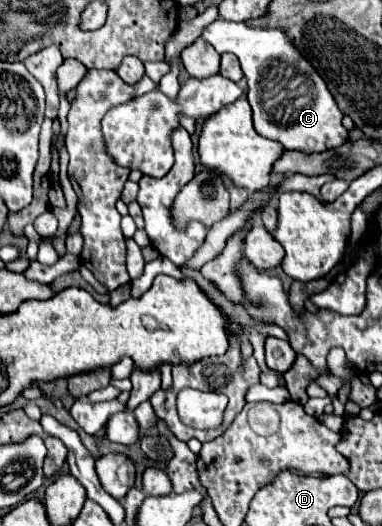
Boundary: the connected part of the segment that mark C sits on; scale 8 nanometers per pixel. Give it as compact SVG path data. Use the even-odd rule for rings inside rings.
M224 19L212 21L200 35L204 41L214 45L218 53L234 53L240 63L242 71L248 81L248 101L254 111L254 129L258 135L282 143L286 149L292 151L304 151L304 153L320 153L328 151L334 147L340 147L348 131L342 125L342 111L338 109L334 97L330 95L324 79L312 69L312 65L306 59L298 59L298 51L294 45L286 39L284 31L280 29L258 29L258 27L248 27L244 23L232 23Z

